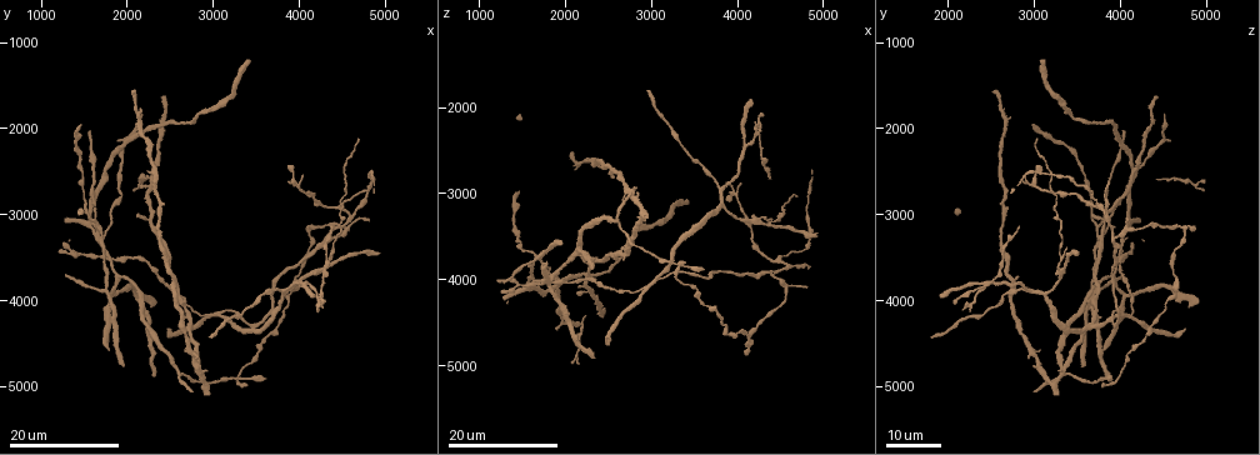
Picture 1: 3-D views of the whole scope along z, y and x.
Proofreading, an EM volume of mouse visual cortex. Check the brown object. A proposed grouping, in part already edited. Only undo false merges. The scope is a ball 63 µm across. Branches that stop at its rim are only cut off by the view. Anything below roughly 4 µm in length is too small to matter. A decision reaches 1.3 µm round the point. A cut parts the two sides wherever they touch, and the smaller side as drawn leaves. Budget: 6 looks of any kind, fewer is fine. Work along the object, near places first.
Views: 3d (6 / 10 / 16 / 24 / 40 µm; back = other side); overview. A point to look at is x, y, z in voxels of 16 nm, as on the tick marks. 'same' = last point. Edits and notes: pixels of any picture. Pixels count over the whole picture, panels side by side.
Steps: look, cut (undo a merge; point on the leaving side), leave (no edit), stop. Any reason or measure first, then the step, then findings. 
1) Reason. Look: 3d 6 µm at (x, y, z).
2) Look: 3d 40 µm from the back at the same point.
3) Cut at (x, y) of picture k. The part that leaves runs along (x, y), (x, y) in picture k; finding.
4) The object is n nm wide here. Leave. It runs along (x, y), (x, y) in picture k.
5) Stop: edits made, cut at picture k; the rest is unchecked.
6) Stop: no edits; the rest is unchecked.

Four-way junction. Look: 3d 16 µm at (4500, 2900, 3800).

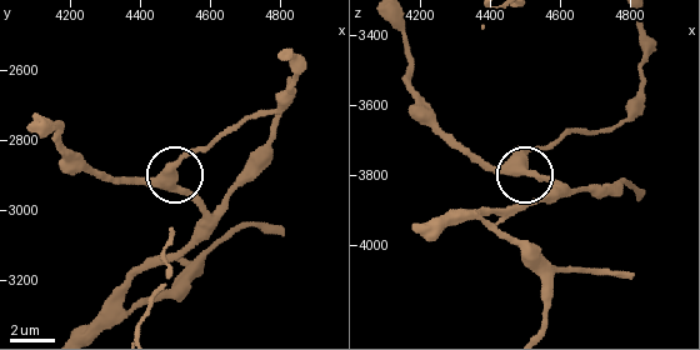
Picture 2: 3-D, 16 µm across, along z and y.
Look: 3d 10 µm at (4460, 2910, 3770).

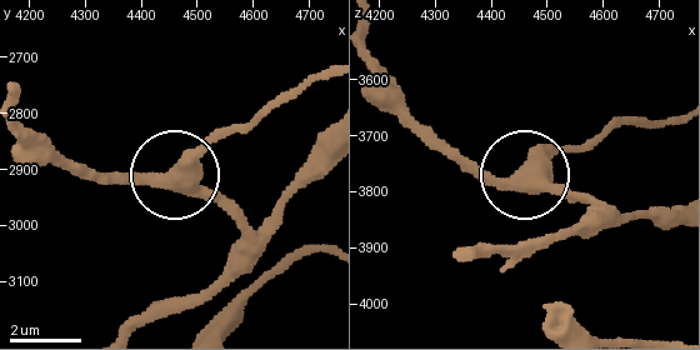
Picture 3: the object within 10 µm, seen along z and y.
4 arms meet here. Leave. It runs along (481, 255), (545, 246), (589, 205), (473, 175), (431, 151) in picture 3; continuous, no second neuron.

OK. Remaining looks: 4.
A fork. Look: 3d 16 µm at (4250, 3650, 3300).

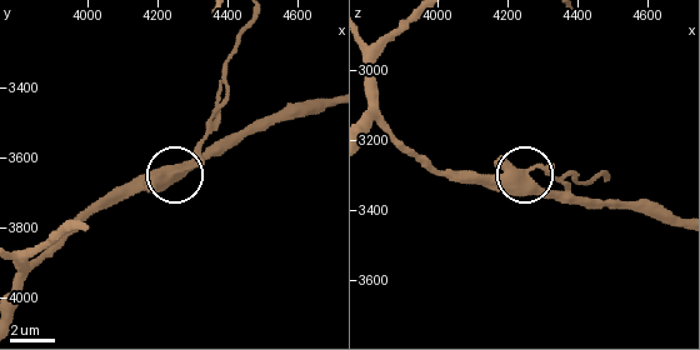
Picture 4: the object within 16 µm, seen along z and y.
Zoom in. Look: 3d 6 µm at (4250, 3640, 3310).

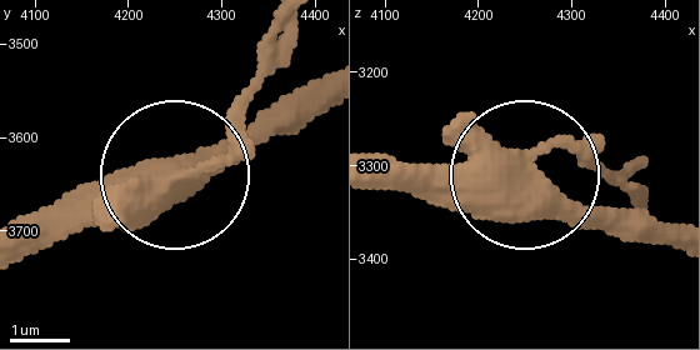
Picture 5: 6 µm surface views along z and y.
The object is 410 nm wide here. Leave. It runs along (31, 249), (135, 214), (280, 105) in picture 5; one neuron here.

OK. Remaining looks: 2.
Three arms meet. Look: 3d 16 µm at (3850, 3900, 2900).

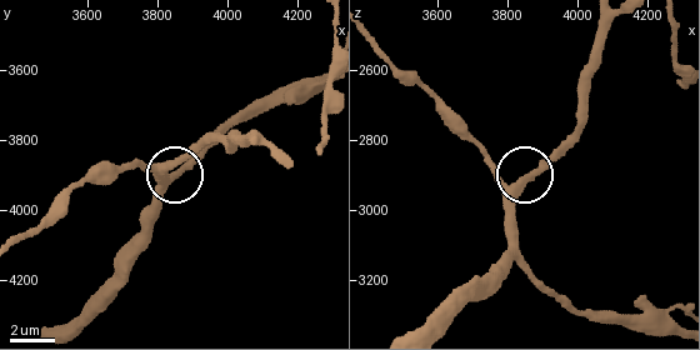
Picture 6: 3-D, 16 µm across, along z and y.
Zoom in. Look: 3d 6 µm at (3810, 3880, 2940).

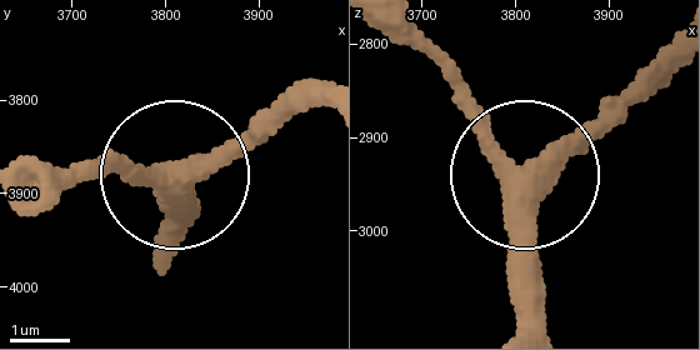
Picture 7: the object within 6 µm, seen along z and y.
Leave. One neuron here.

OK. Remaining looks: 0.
Stop: no edits; the rest is unchecked.

